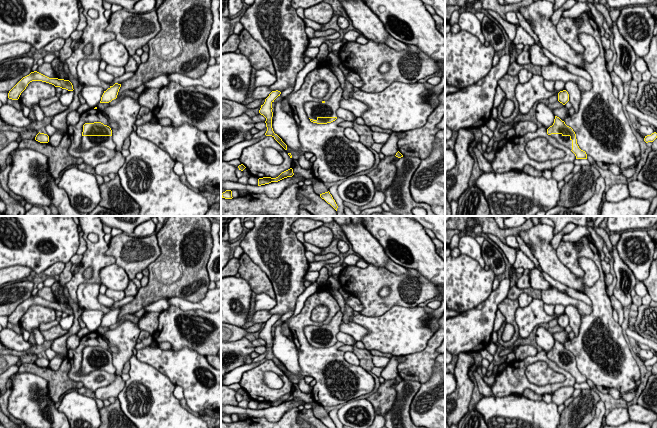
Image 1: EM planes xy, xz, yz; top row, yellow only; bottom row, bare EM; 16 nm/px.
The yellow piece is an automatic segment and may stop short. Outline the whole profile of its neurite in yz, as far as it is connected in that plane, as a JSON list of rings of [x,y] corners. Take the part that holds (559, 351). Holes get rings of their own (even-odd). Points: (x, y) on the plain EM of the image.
[[[555,340],[553,349],[547,353],[547,358],[555,362],[559,368],[569,372],[575,378],[576,383],[587,383],[586,376],[577,368],[575,356],[559,341]]]

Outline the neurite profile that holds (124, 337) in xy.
[[[129,320],[122,322],[113,330],[105,332],[103,338],[109,347],[117,347],[118,352],[111,352],[113,365],[116,369],[115,374],[122,375],[122,370],[126,362],[133,356],[133,349],[137,344],[137,339],[140,334],[138,323],[133,323]]]

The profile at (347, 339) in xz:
[[[338,332],[336,335],[337,341],[344,343],[345,345],[352,346],[356,341],[355,339],[346,333]]]

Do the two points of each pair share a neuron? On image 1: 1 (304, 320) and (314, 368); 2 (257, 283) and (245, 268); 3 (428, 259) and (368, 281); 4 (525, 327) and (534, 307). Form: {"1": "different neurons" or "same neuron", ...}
{"1": "same neuron", "2": "same neuron", "3": "different neurons", "4": "same neuron"}

